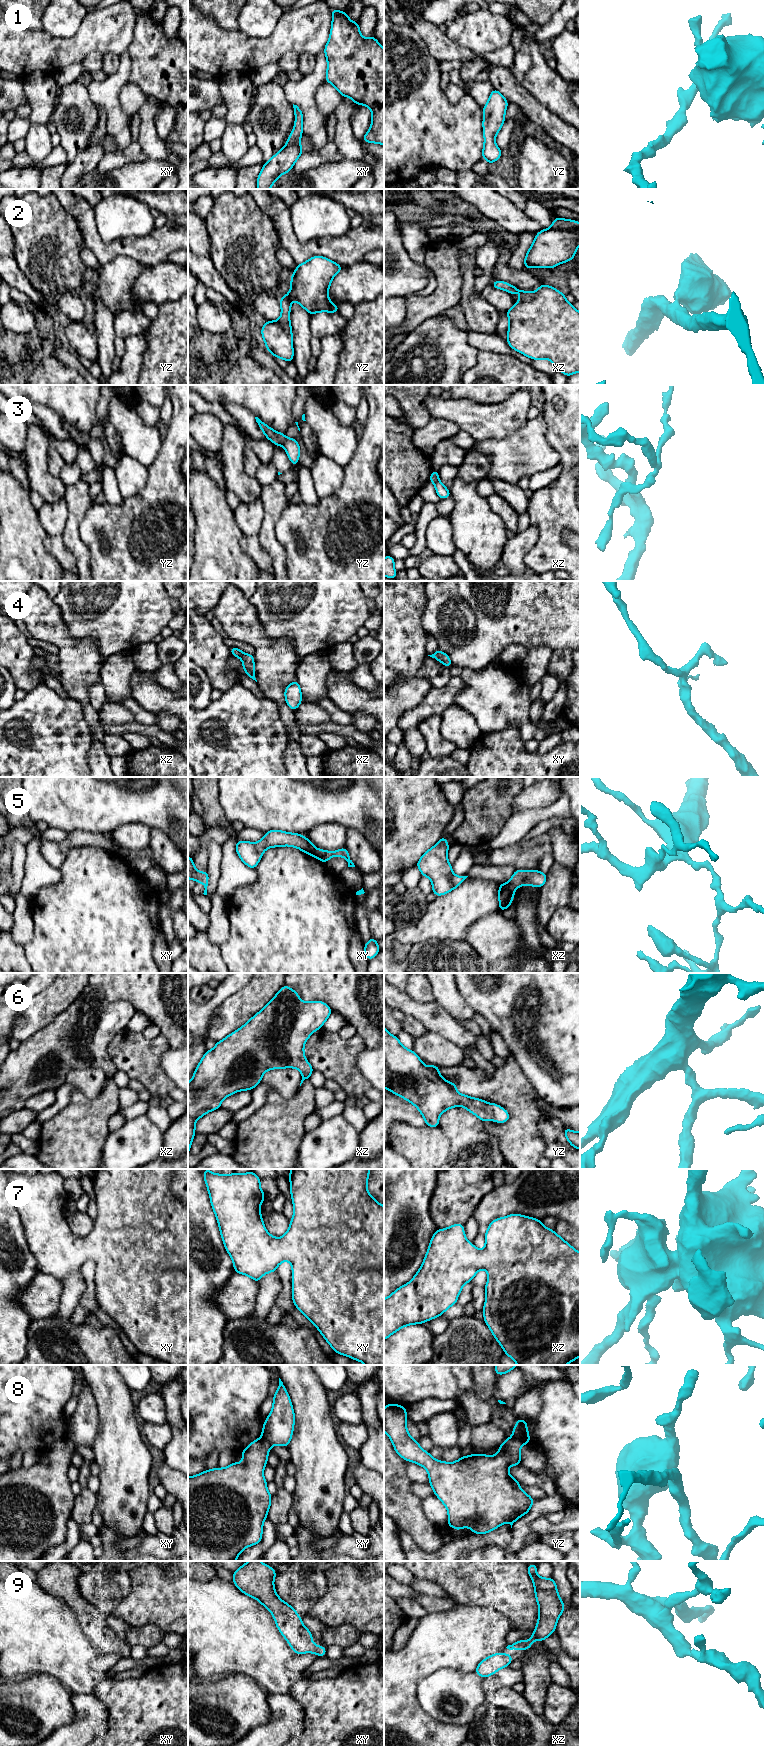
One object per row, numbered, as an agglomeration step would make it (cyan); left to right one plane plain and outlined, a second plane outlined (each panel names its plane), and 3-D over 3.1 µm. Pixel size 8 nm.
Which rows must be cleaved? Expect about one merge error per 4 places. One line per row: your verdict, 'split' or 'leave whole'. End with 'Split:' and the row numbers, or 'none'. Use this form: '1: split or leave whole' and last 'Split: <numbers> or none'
1: leave whole
2: leave whole
3: split
4: leave whole
5: split
6: leave whole
7: leave whole
8: split
9: leave whole
Split: 3, 5, 8

